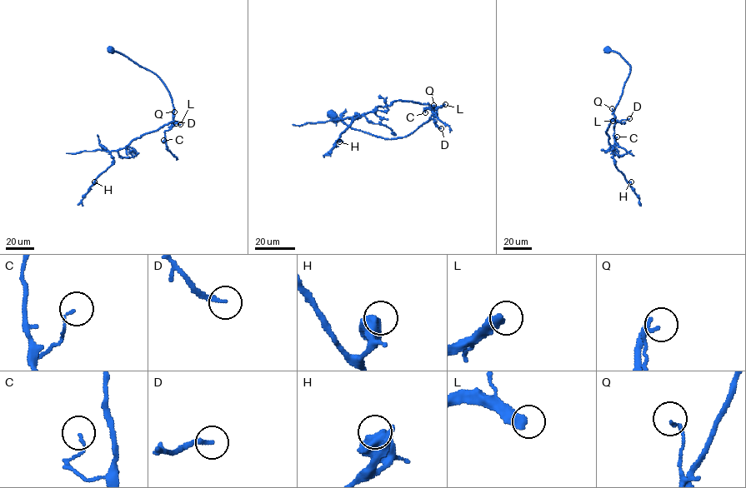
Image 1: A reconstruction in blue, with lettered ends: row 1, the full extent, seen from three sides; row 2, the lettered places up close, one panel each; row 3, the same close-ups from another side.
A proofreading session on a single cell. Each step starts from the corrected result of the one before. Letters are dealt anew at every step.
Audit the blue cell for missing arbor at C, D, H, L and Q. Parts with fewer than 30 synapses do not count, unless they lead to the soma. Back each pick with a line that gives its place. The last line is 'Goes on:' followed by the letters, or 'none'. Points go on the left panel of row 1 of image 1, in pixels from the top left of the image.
L: (180, 124)
Goes on: L

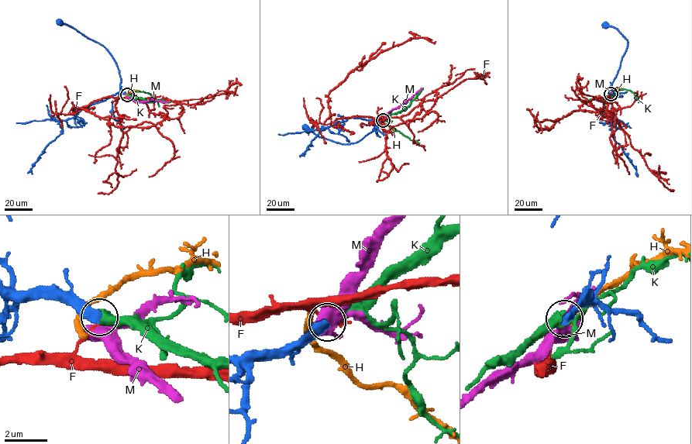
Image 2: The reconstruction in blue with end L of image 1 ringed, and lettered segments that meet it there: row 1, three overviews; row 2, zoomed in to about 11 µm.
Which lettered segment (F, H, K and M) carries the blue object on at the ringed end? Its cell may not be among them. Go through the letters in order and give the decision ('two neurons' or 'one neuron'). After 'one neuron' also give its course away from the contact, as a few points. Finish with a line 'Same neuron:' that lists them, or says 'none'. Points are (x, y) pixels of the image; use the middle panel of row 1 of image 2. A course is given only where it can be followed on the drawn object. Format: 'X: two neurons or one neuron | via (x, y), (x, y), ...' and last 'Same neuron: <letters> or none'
F: two neurons
H: two neurons
K: one neuron | via (383, 120), (404, 109), (422, 87)
M: two neurons
Same neuron: K

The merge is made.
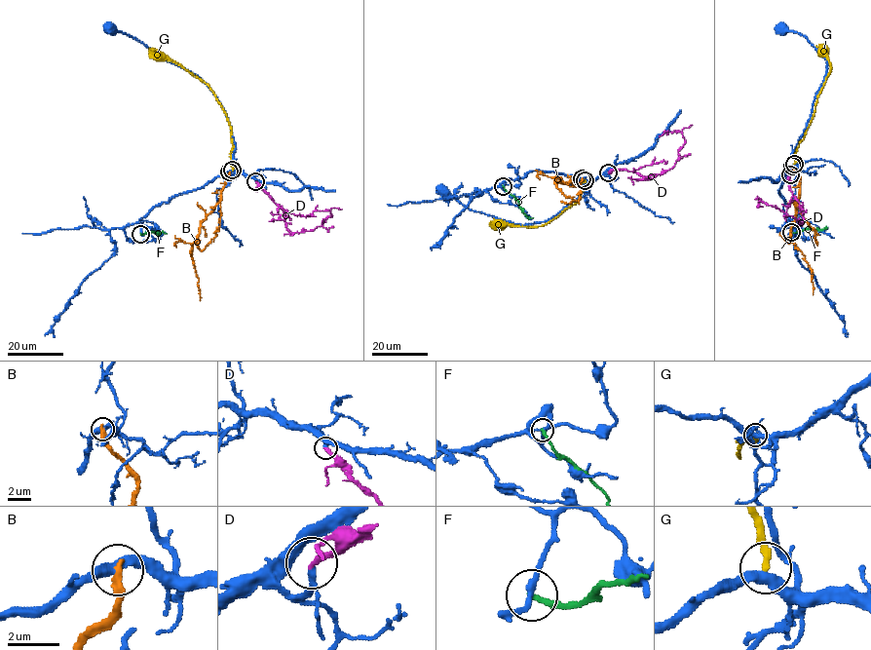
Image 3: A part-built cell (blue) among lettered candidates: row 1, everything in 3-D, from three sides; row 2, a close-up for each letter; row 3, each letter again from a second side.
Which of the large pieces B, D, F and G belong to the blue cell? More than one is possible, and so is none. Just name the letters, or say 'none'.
D

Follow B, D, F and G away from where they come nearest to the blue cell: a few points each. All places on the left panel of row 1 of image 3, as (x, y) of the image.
B: (229, 172), (220, 200), (201, 222), (190, 252), (198, 279), (200, 300)
D: (256, 181), (279, 205), (284, 213), (285, 226), (291, 233), (313, 230), (331, 214), (328, 210), (306, 214)
F: (140, 233), (167, 234)
G: (233, 170), (231, 128), (212, 91), (149, 48)

